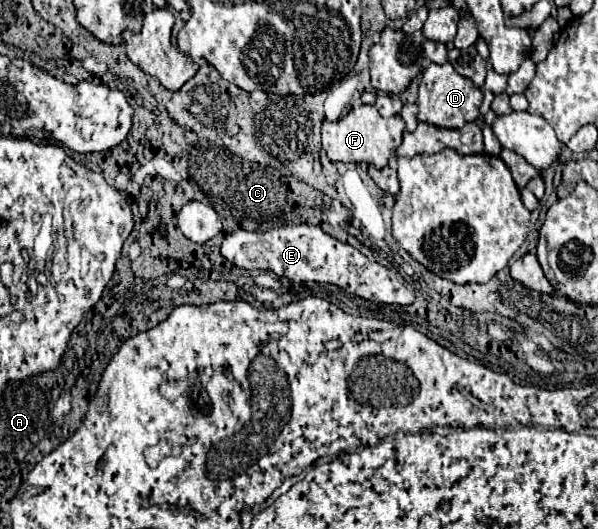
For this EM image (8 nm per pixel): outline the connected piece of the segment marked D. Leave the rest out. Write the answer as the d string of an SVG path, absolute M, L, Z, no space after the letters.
M432 63L424 69L418 85L418 119L436 127L446 129L460 129L462 125L476 121L480 117L480 103L482 91L470 83L470 79L458 75L450 63L436 65Z

